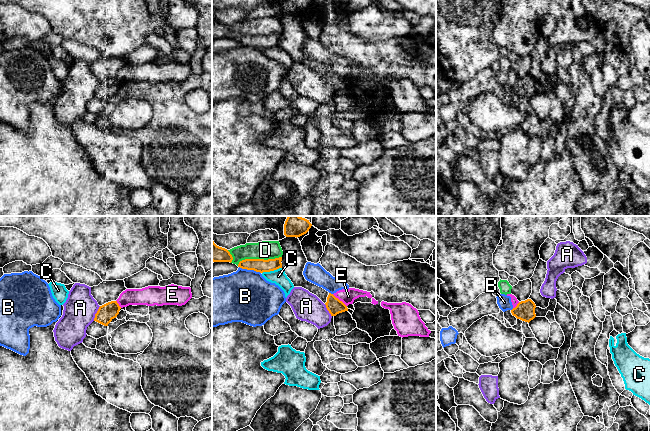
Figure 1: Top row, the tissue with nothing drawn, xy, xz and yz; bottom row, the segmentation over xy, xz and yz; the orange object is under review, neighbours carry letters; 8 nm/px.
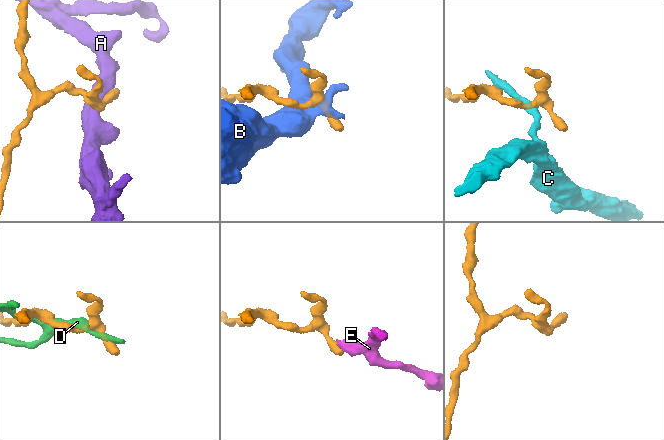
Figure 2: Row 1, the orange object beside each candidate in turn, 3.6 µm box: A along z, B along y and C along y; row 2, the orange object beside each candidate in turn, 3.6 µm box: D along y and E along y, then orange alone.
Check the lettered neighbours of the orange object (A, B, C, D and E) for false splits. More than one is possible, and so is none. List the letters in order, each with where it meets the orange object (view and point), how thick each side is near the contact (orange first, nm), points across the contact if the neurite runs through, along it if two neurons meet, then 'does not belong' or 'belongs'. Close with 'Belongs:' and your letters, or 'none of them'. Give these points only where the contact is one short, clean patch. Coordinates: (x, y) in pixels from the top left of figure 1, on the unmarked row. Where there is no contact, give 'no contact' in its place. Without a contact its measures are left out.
A: meets orange in xy at (96, 89); 140 nm thick on the orange side, 260 nm on the other; does not belong
B: meets orange in xz at (250, 45); 110 nm thick on the orange side, 420 nm on the other; does not belong
C: meets orange in xz at (271, 46); 110 nm thick on the orange side, 120 nm on the other; border along xz (281, 43), (262, 49); does not belong
D: meets orange in xz at (258, 35); 110 nm thick on the orange side, 150 nm on the other; does not belong
E: meets orange in xz at (338, 75); 120 nm thick on the orange side, 110 nm on the other; does not belong
Belongs: none of them

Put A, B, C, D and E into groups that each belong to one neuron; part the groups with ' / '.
A / B E / C / D

